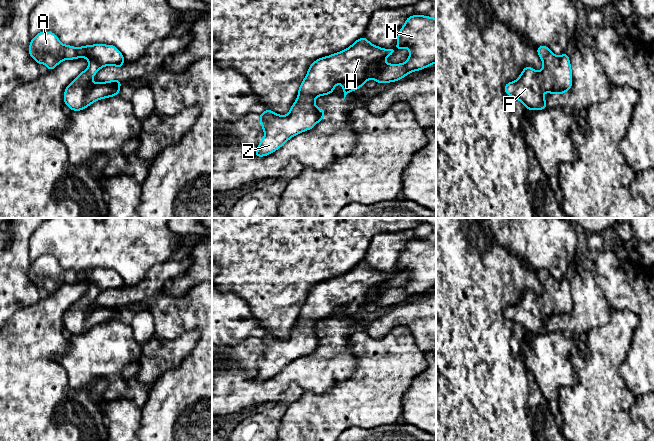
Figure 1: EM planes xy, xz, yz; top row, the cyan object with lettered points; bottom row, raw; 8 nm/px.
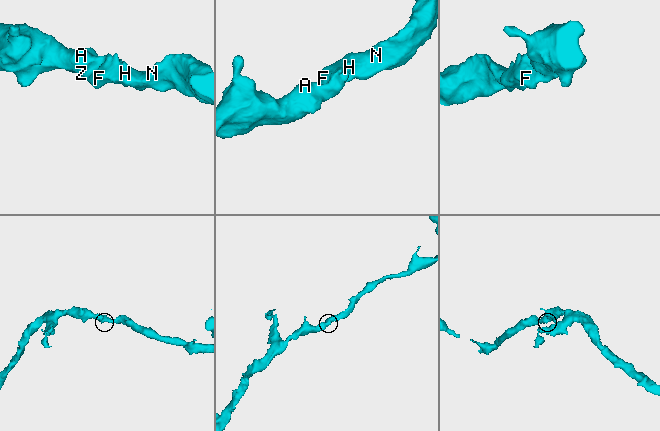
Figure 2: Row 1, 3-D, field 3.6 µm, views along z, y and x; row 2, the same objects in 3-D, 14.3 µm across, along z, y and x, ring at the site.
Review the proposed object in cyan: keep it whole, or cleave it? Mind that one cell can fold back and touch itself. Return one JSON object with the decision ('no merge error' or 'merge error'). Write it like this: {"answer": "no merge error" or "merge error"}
{"answer": "no merge error"}

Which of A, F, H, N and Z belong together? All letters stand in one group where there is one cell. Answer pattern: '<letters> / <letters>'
A F H N Z

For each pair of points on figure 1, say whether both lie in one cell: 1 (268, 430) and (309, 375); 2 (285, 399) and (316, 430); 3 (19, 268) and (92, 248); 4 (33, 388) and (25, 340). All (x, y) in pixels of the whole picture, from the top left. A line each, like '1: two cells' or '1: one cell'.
1: two cells
2: two cells
3: two cells
4: one cell

